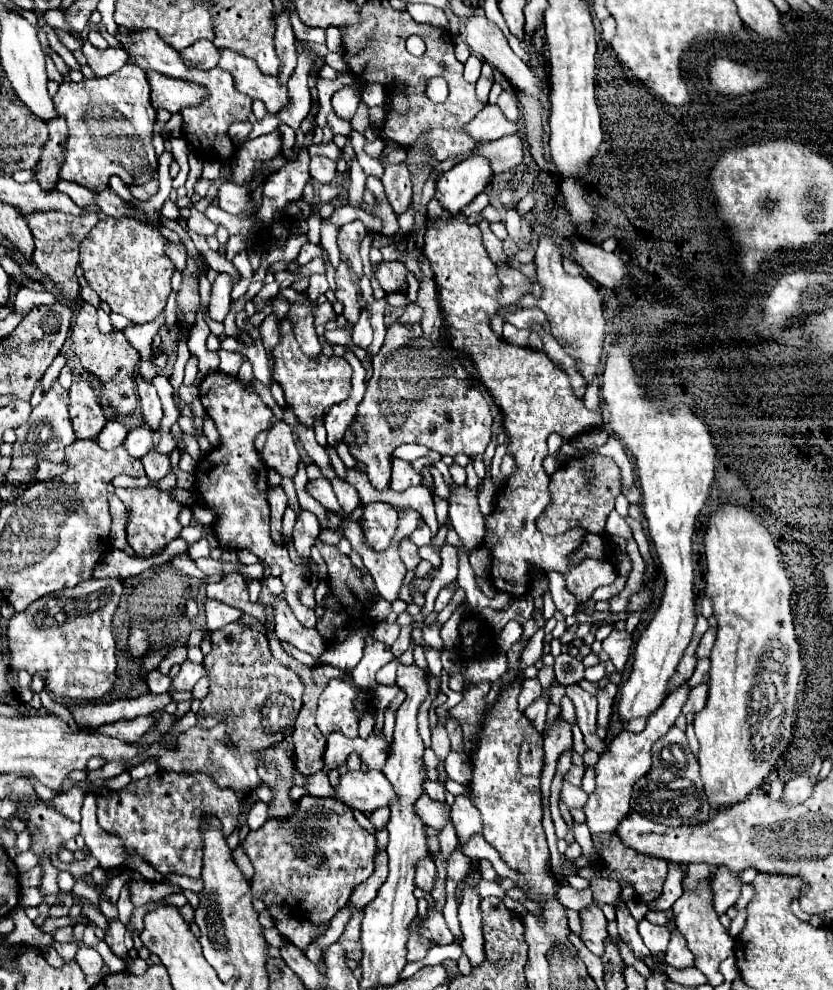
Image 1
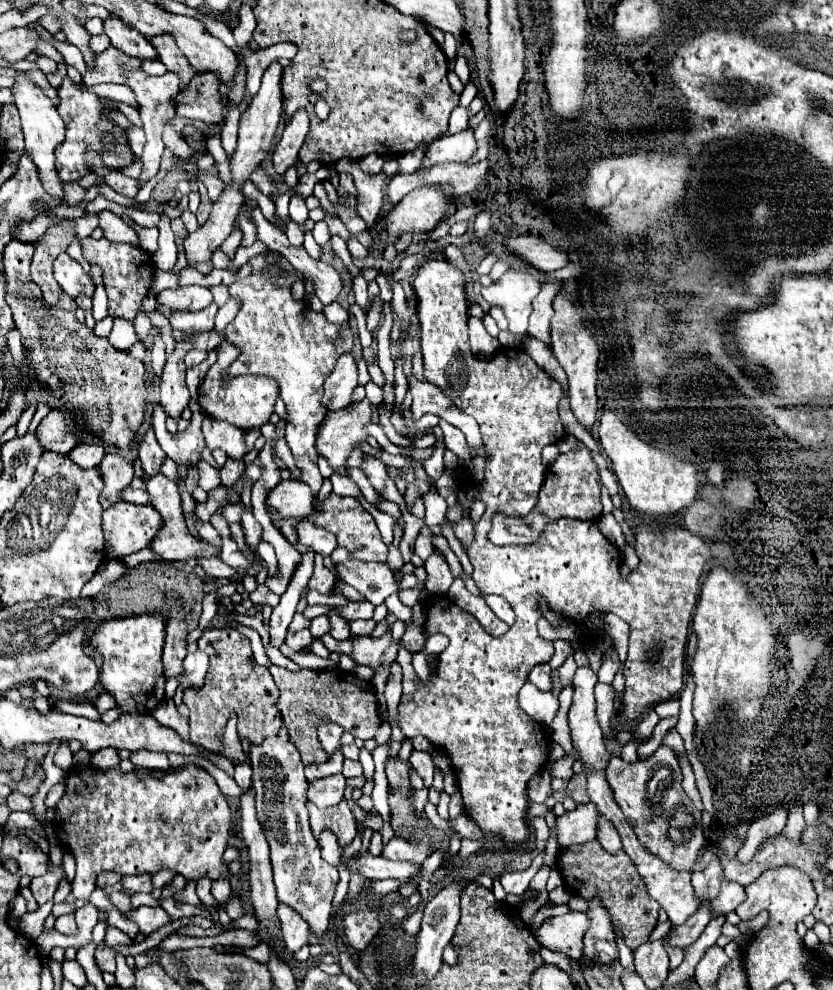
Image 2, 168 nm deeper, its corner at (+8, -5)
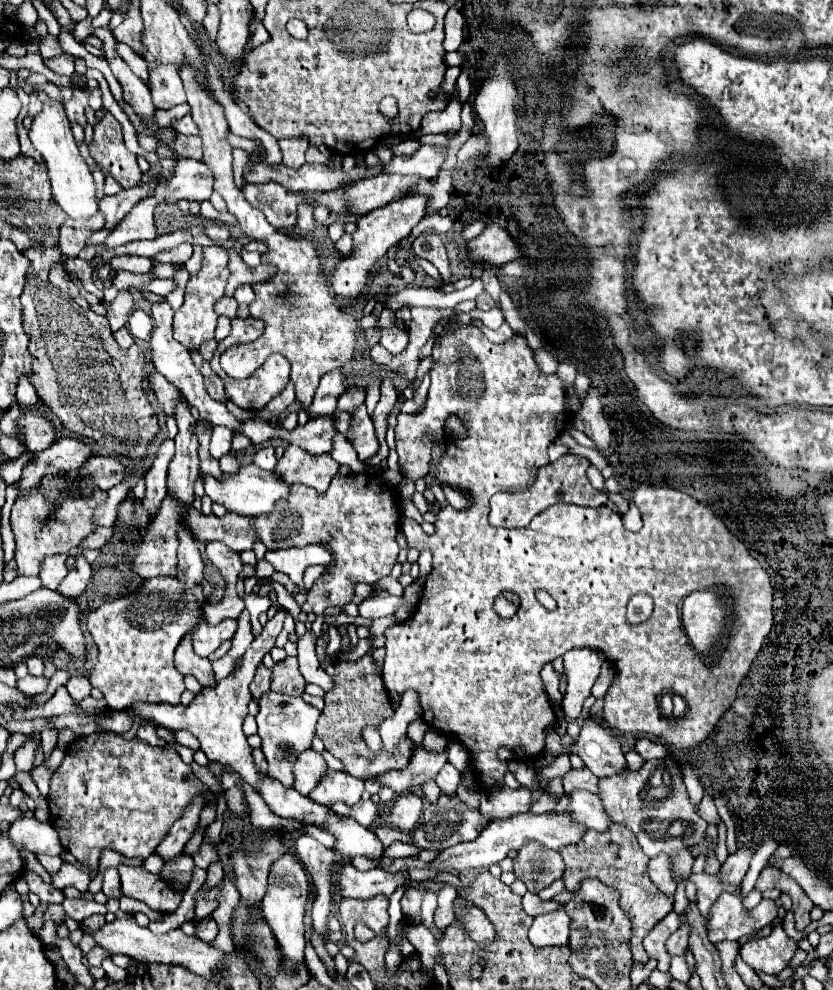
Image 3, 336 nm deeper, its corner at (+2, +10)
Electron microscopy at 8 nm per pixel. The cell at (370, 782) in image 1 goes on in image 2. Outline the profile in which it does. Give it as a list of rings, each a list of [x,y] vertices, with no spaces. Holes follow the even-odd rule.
[[[331,775],[331,777],[323,777],[323,779],[315,779],[309,783],[307,789],[307,801],[315,803],[317,807],[333,807],[339,801],[343,801],[343,789],[345,789],[345,777],[339,775]]]

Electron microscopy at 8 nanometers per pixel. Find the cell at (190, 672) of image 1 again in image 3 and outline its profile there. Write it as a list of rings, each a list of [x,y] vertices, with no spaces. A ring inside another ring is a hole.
[[[171,576],[149,578],[135,594],[105,602],[95,612],[89,612],[87,630],[99,648],[99,662],[89,680],[105,694],[109,708],[121,710],[135,702],[177,704],[185,690],[183,676],[173,666],[173,652],[181,636],[190,634],[195,653],[208,657],[217,646],[233,638],[237,626],[237,620],[231,618],[210,626],[205,622],[201,606],[185,592],[179,580]]]

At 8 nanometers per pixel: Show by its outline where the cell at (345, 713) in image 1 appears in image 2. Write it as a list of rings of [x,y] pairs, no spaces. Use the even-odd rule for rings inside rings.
[[[321,721],[321,727],[319,727],[319,741],[321,741],[323,749],[325,749],[329,755],[337,749],[341,735],[343,735],[343,727],[339,727],[337,723]]]

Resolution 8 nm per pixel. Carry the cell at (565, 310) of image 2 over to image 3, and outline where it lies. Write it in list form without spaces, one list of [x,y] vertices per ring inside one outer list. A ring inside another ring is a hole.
[[[591,384],[587,390],[587,396],[581,404],[581,410],[573,418],[573,426],[577,430],[585,432],[603,454],[609,446],[609,440],[611,440],[611,428],[609,428],[609,422],[603,414],[601,400],[603,400],[603,394],[599,392],[599,388],[595,384]]]

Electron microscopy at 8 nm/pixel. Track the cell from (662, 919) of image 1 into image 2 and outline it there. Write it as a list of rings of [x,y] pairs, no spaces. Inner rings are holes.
[[[669,935],[663,939],[667,945],[667,953],[669,953],[669,959],[671,959],[671,969],[677,969],[679,965],[681,965],[681,961],[683,961],[683,957],[685,957],[685,951],[683,949],[673,949],[671,945],[669,945]]]

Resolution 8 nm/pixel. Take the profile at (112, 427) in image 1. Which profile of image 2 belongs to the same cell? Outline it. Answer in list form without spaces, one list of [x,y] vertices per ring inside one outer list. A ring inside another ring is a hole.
[[[77,445],[75,449],[69,451],[69,459],[83,469],[97,467],[101,463],[103,455],[105,455],[105,451],[101,445]]]

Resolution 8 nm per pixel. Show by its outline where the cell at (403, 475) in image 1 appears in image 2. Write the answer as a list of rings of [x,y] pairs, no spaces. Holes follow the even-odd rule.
[[[365,455],[363,463],[361,463],[361,471],[367,475],[367,479],[375,487],[375,491],[381,491],[383,489],[383,483],[385,483],[387,473],[385,473],[383,463],[375,455]]]

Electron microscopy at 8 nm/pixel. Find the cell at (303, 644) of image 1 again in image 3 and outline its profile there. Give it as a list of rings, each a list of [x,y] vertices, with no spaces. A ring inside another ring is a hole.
[[[263,558],[263,560],[259,560],[257,562],[257,572],[255,572],[255,578],[259,580],[259,582],[267,582],[267,580],[271,580],[271,576],[275,574],[275,570],[273,570],[273,566]]]

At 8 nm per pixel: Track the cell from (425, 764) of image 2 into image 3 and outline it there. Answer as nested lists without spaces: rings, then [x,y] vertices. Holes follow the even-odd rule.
[[[429,728],[427,734],[425,734],[425,738],[423,738],[423,748],[427,752],[441,752],[445,748],[445,742],[447,742],[447,736],[445,734]]]

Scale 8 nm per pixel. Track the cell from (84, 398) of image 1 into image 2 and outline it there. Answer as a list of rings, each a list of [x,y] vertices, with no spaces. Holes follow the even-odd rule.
[[[51,411],[37,427],[39,443],[43,443],[45,451],[55,451],[55,453],[69,453],[75,445],[75,433],[73,433],[73,423],[67,419],[63,411]]]

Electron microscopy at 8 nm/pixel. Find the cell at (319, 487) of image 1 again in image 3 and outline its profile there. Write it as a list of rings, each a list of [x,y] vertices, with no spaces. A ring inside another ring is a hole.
[[[243,464],[241,470],[235,476],[225,474],[225,480],[215,480],[213,476],[203,476],[205,480],[205,494],[213,500],[223,504],[229,512],[237,512],[243,516],[259,516],[259,514],[267,514],[273,510],[273,506],[279,500],[287,500],[289,498],[289,484],[277,476],[273,470],[261,470],[255,464]]]

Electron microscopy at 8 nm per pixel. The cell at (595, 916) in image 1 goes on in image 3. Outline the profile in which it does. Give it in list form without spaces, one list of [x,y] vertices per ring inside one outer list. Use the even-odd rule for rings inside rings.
[[[559,908],[549,914],[541,914],[529,928],[529,940],[535,946],[565,946],[569,944],[571,916]]]

